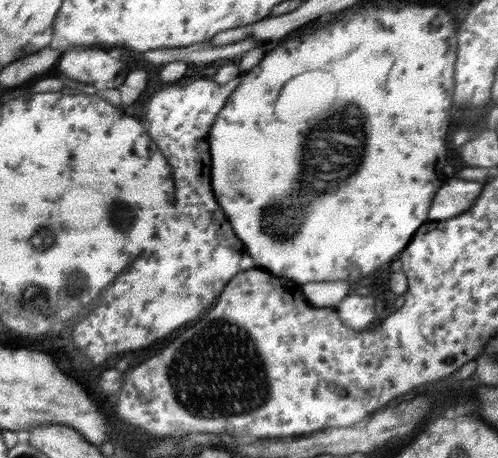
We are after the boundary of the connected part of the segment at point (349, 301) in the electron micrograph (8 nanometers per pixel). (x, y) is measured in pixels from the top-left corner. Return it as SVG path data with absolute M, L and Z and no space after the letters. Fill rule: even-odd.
M348 294L335 308L340 321L348 328L358 331L368 328L370 322L374 321L378 315L378 312L374 311L374 298L372 296Z

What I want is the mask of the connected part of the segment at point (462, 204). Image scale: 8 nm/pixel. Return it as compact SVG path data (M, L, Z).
M450 180L446 182L434 196L428 218L430 220L448 220L454 218L474 204L474 196L478 198L482 192L482 184L470 180Z

